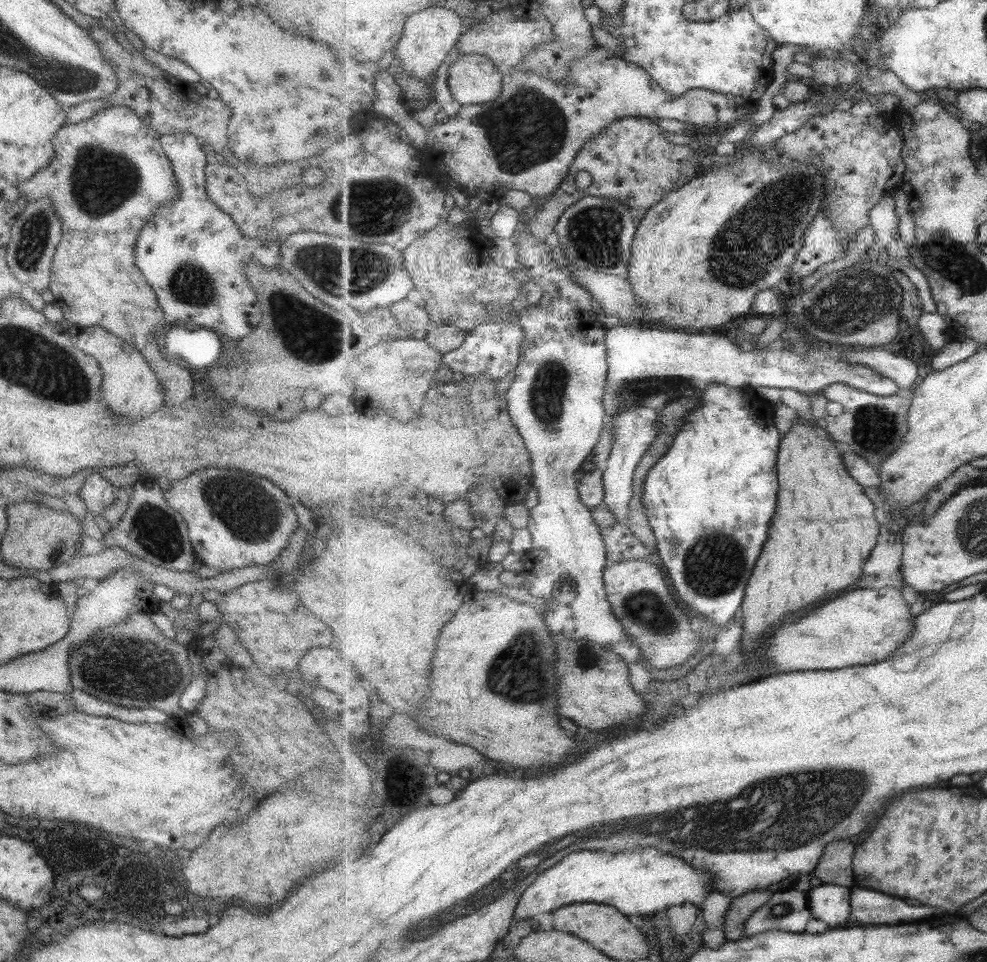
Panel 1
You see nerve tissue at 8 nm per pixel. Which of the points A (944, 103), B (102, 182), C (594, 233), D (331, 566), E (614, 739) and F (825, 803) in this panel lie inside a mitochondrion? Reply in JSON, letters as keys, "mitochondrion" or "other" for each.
{"A":"other","B":"mitochondrion","C":"mitochondrion","D":"other","E":"other","F":"mitochondrion"}

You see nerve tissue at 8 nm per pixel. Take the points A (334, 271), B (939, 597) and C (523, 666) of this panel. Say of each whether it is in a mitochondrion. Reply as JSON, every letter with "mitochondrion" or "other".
{"A":"mitochondrion","B":"other","C":"mitochondrion"}

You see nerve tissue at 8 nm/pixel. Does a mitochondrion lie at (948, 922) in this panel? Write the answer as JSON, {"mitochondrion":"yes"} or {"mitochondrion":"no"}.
{"mitochondrion":"no"}

